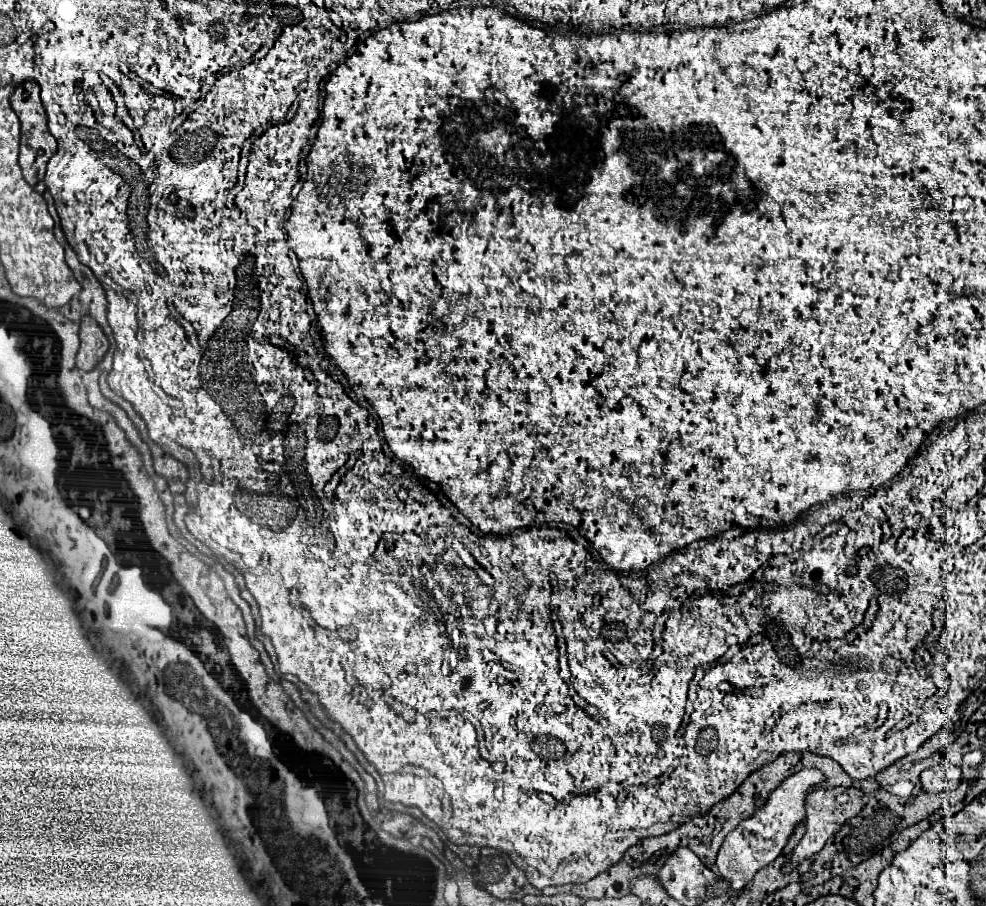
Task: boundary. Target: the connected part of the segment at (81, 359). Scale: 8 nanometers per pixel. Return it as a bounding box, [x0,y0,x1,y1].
[77,316,109,370]

